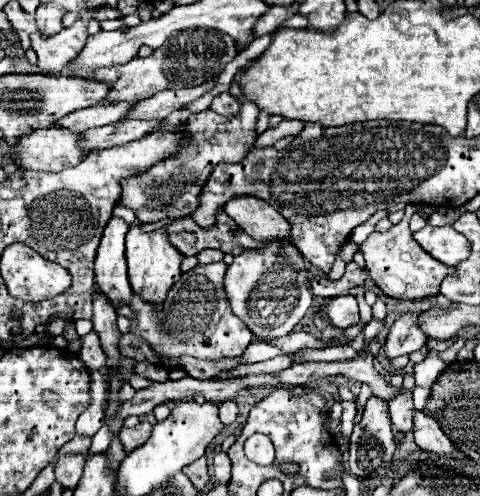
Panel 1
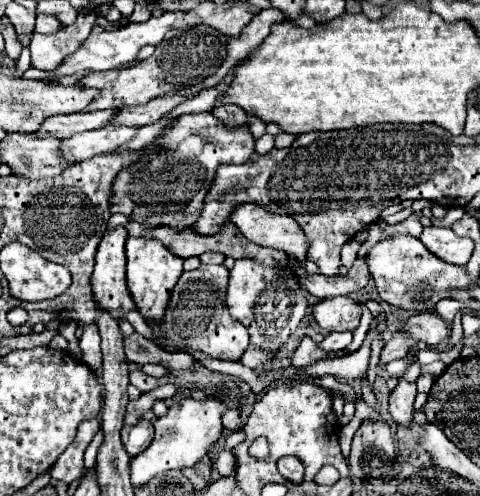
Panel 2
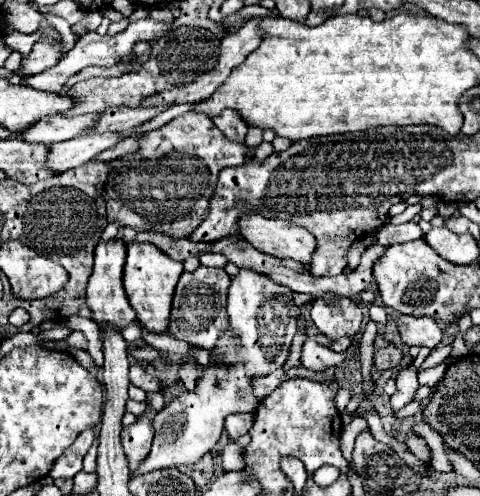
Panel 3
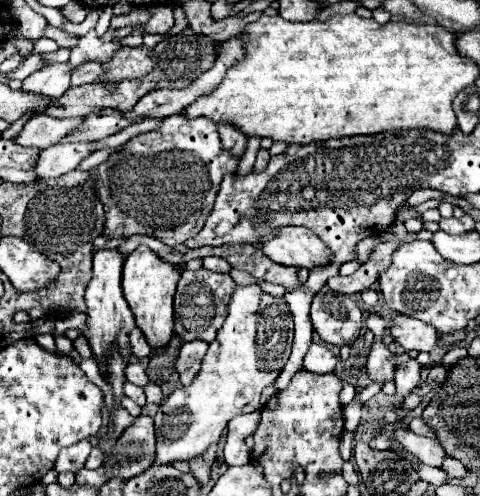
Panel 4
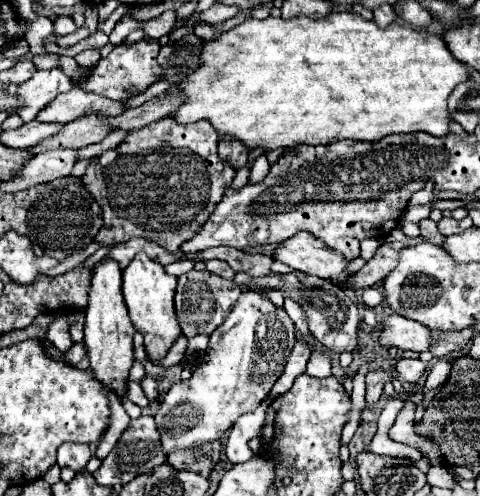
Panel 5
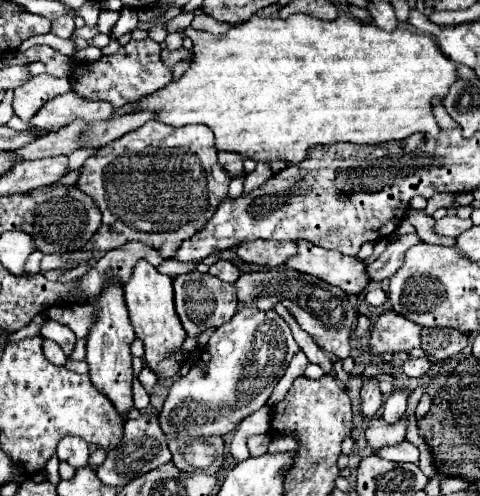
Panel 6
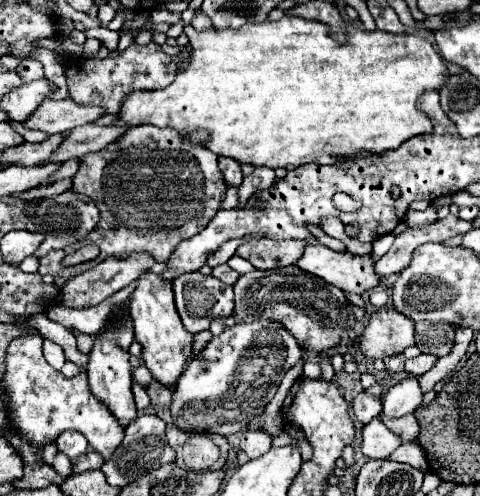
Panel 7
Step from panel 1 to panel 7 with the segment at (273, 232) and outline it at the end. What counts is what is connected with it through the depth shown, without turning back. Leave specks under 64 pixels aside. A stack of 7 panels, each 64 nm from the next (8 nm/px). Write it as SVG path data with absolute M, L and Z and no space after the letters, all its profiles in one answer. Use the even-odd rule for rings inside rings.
M306 246L304 256L296 262L304 272L314 274L328 284L362 294L380 284L380 276L374 272L372 256L354 256L350 252L334 252L326 246Z

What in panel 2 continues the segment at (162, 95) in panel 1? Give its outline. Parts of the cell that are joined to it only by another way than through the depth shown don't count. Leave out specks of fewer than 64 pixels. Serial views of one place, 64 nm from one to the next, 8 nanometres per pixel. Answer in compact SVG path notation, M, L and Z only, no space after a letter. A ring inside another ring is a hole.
M162 96L154 98L148 104L132 106L132 108L120 108L116 112L116 120L112 124L126 124L126 126L148 126L158 122L166 112L170 112L176 104L184 102L186 96Z

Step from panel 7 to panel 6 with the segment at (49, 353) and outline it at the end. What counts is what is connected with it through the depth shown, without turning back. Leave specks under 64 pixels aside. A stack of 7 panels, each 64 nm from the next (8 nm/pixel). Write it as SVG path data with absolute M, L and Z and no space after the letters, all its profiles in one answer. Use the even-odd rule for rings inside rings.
M44 340L44 356L48 362L54 362L56 366L62 366L66 362L66 354L62 352L62 348L52 342L52 340Z

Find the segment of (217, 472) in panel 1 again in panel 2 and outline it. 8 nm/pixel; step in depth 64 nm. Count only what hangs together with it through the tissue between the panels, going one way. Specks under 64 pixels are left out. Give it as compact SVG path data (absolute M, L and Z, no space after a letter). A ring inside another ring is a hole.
M232 450L220 452L218 462L216 462L216 470L220 472L220 476L230 476L236 472L236 456L232 456Z

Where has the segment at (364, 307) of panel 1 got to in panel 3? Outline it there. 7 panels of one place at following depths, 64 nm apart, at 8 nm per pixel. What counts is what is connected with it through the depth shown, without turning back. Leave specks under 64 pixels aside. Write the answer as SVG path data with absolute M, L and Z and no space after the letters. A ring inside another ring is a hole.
M308 338L308 342L302 348L300 362L302 362L304 368L308 368L312 372L324 372L328 368L334 368L334 366L342 364L349 352L358 348L358 344L352 343L346 352L338 353L330 350L330 348L326 348L326 346L320 346L312 338Z

